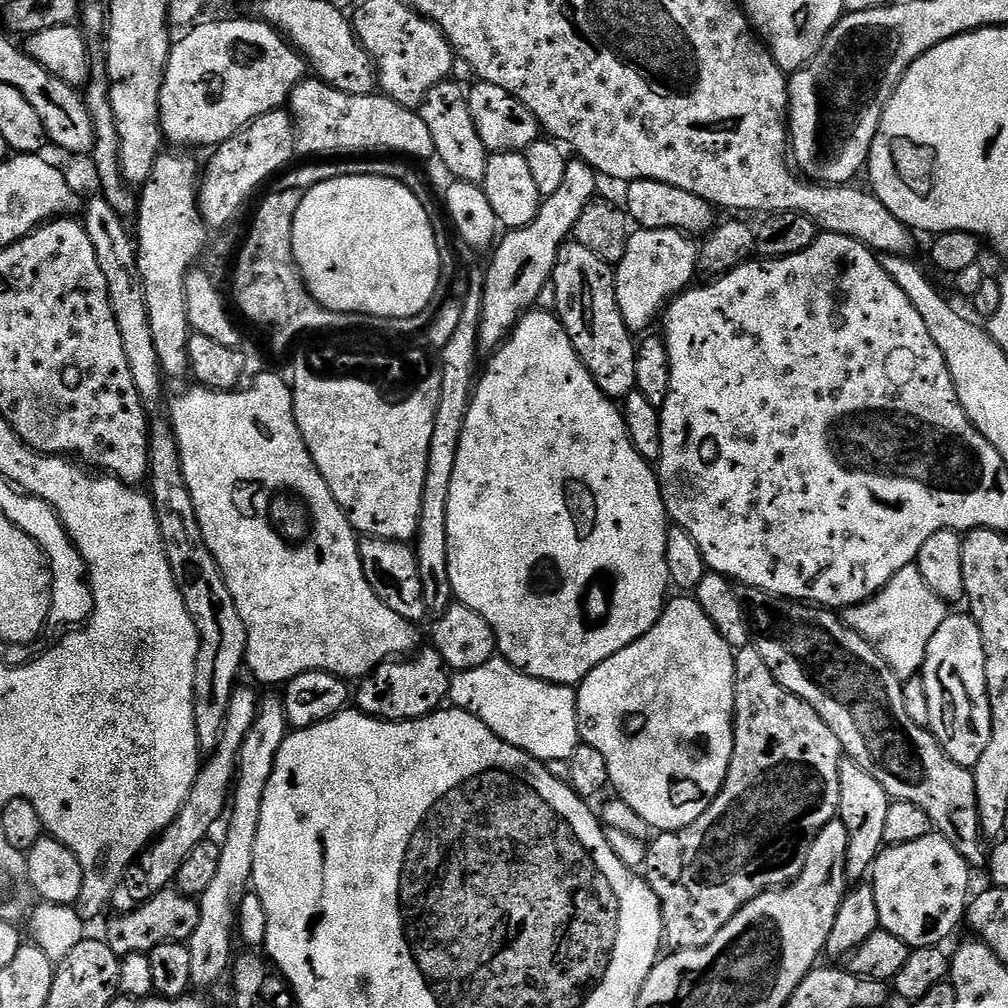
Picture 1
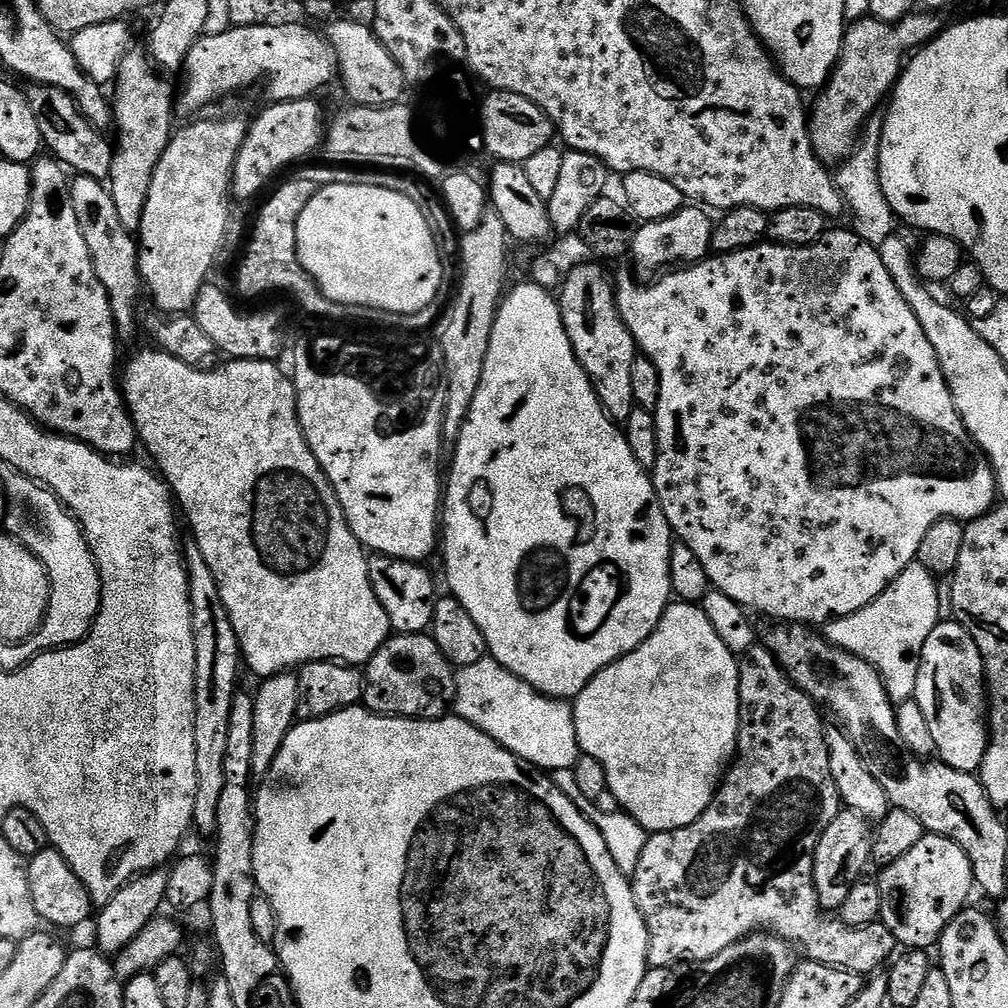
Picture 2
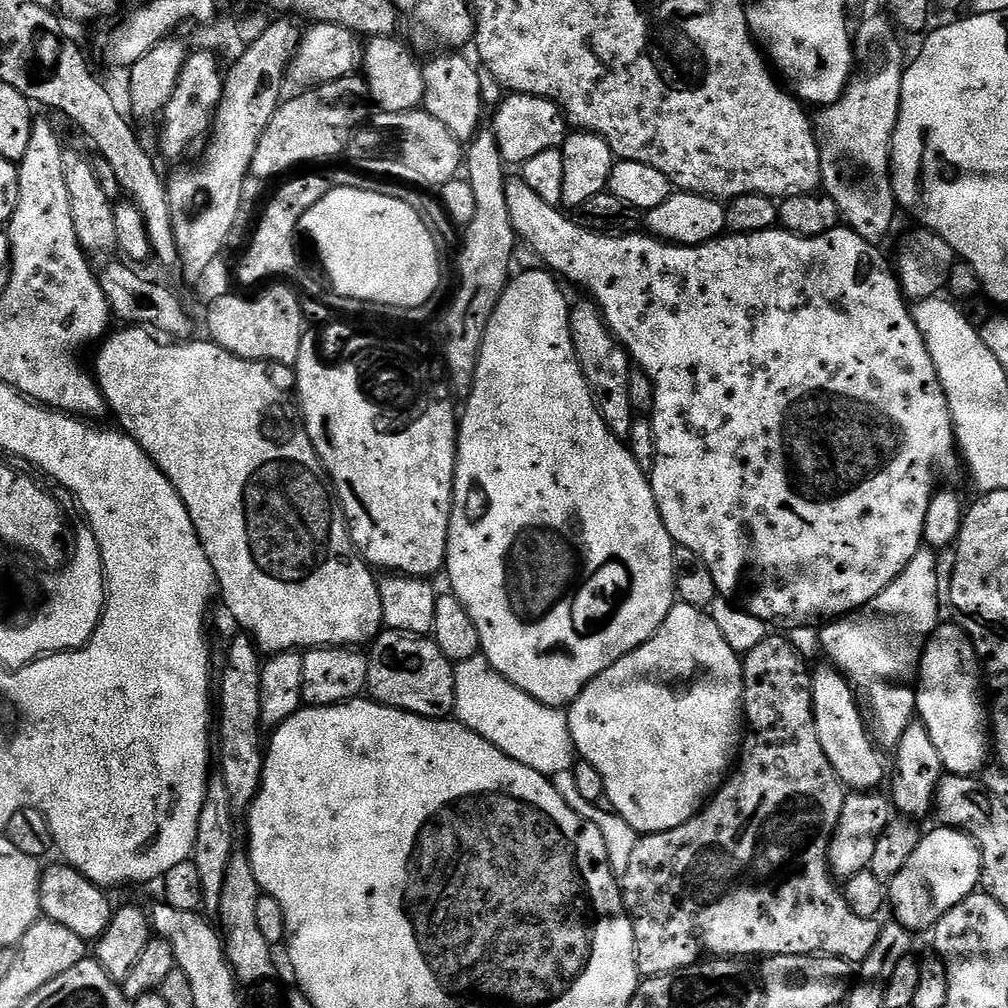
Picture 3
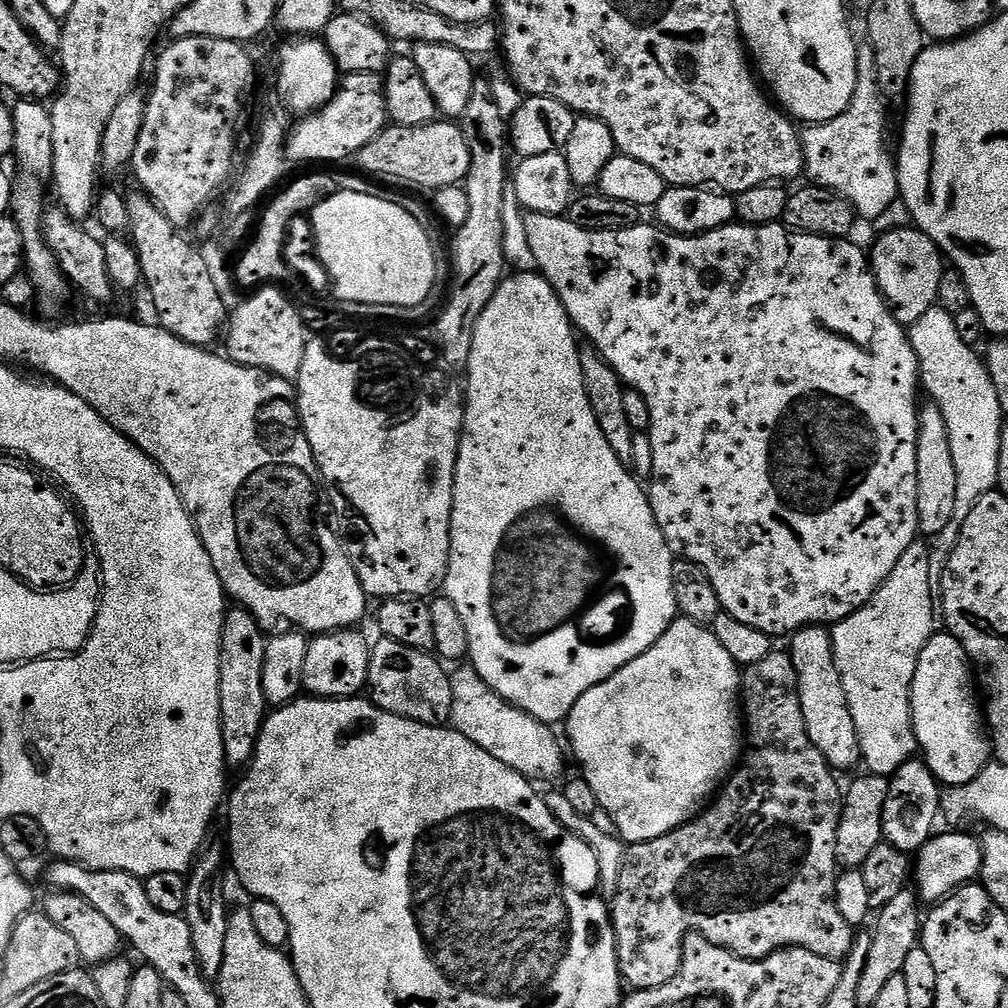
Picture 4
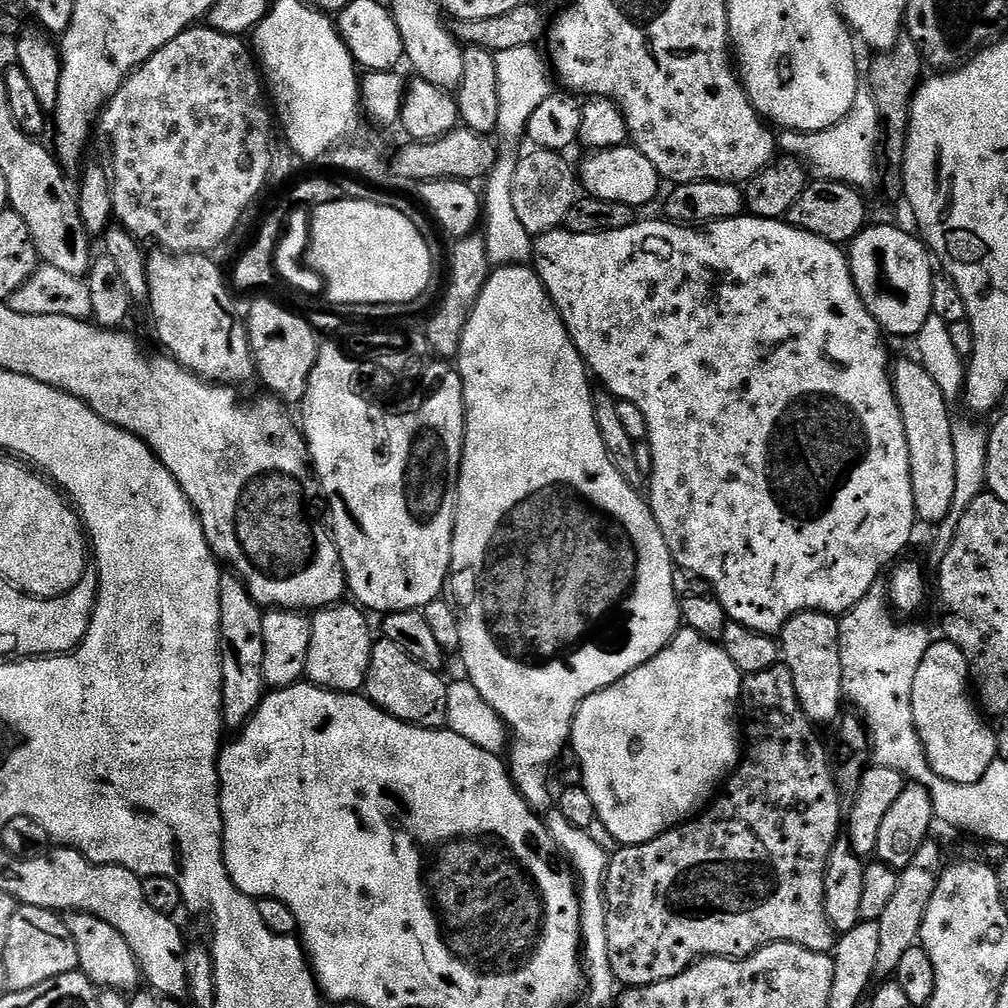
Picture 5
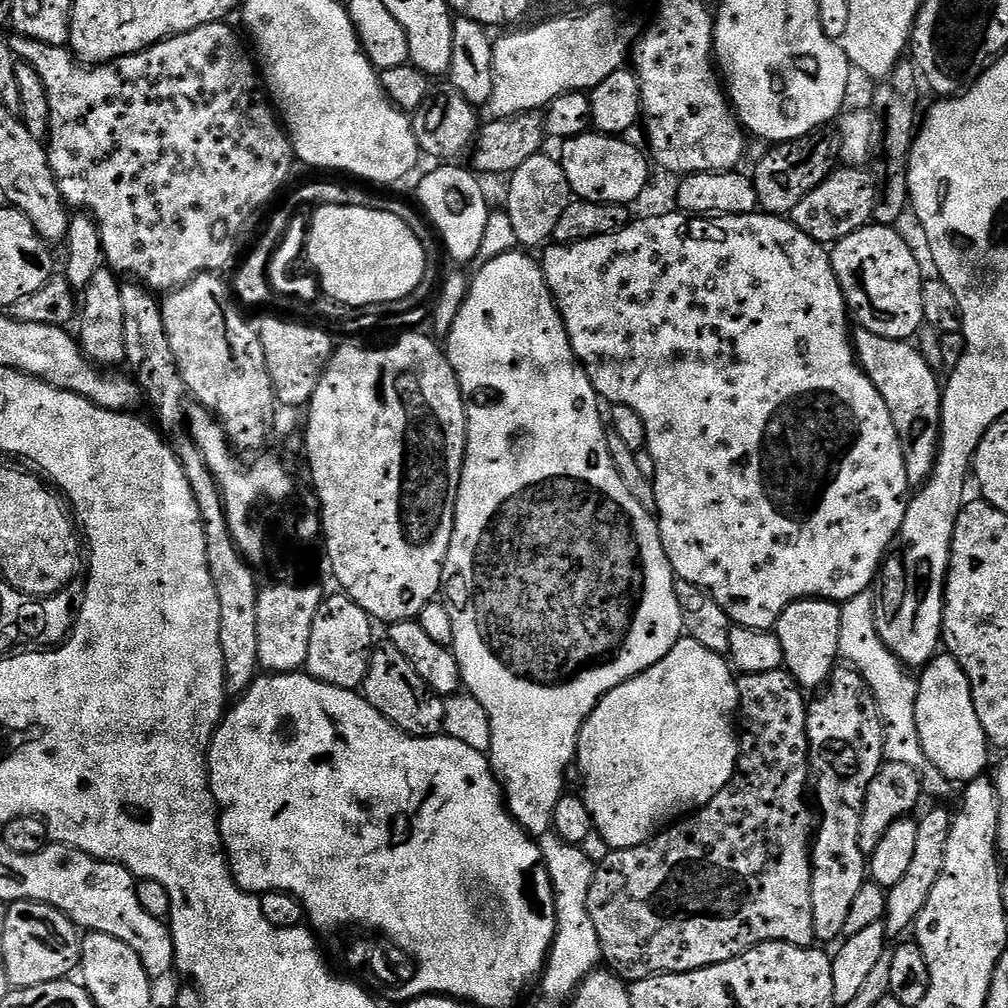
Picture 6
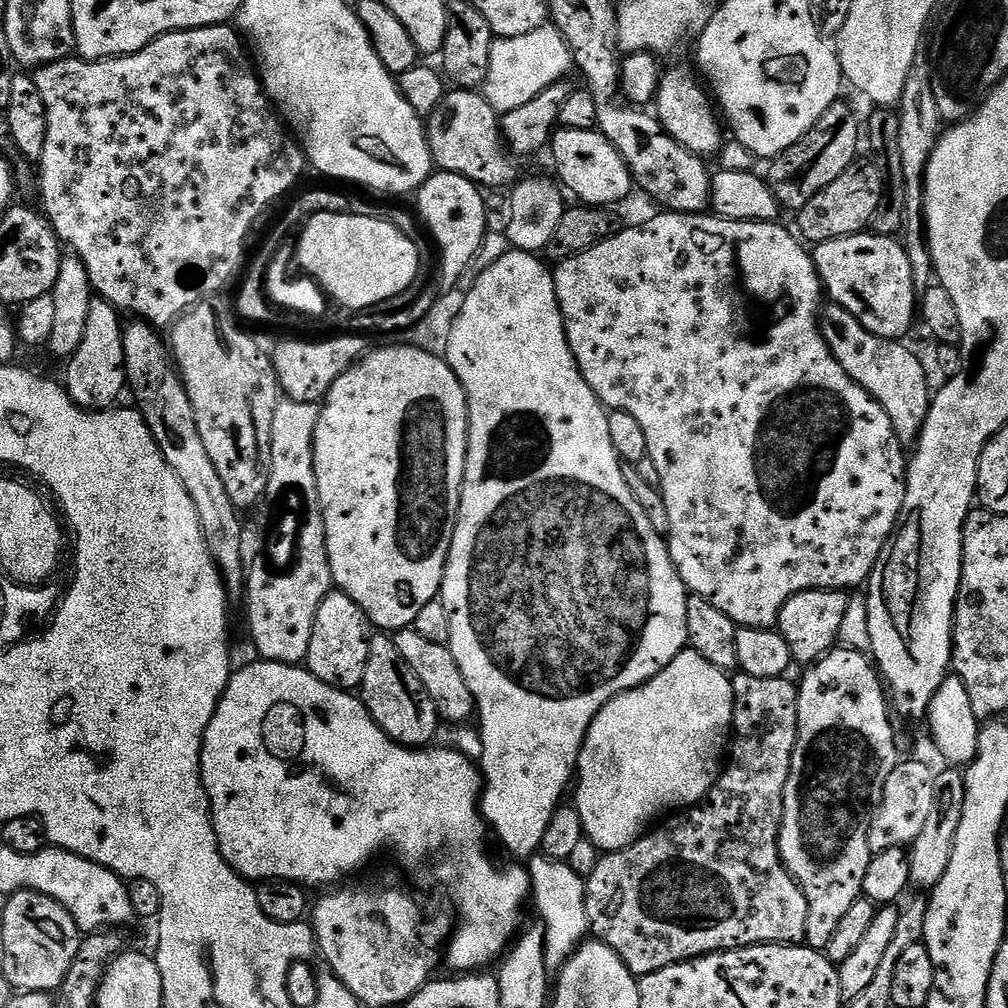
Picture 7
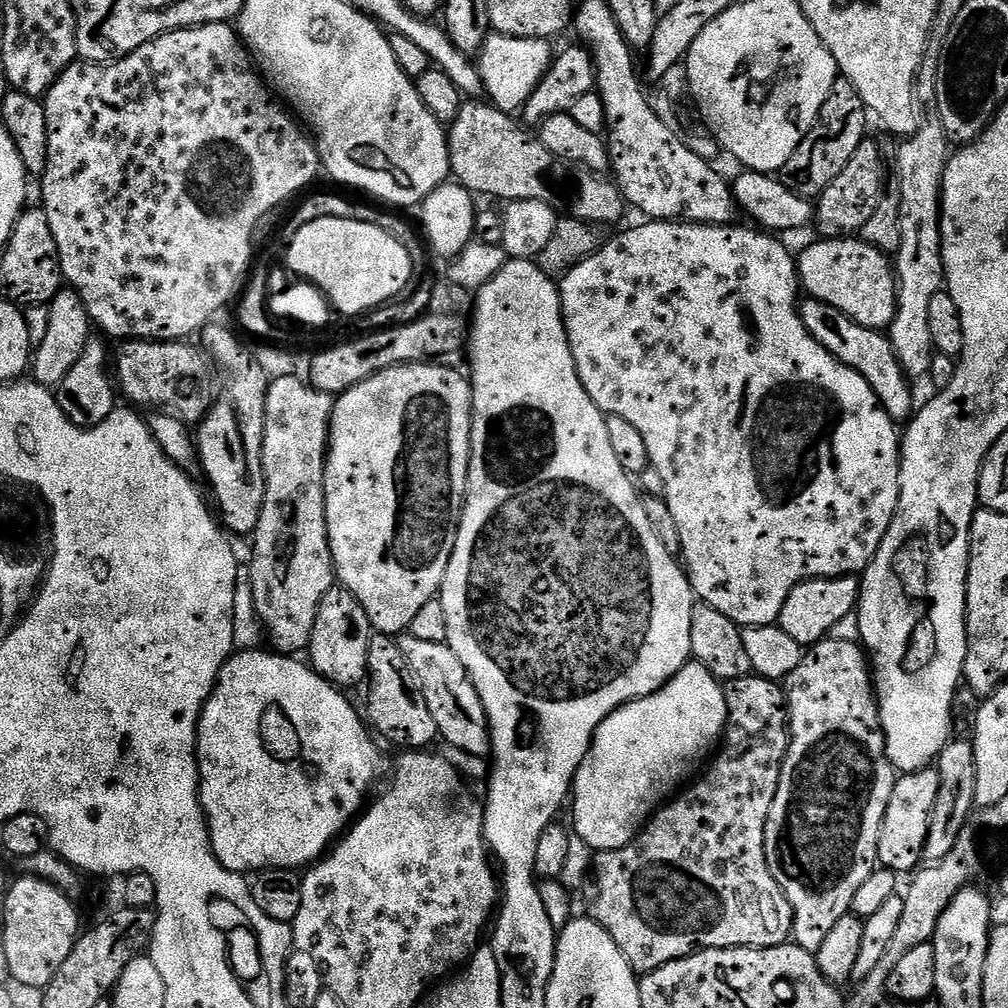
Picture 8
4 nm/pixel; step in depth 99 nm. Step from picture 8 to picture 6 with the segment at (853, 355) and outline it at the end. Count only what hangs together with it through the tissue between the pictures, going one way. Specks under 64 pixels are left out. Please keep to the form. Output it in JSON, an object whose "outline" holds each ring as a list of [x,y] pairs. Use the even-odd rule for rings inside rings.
{"outline":[[[859,326],[853,329],[852,337],[860,367],[882,394],[895,429],[898,430],[908,483],[922,486],[932,476],[940,449],[943,391],[934,374],[935,369],[926,362],[919,347],[909,341],[882,338]]]}

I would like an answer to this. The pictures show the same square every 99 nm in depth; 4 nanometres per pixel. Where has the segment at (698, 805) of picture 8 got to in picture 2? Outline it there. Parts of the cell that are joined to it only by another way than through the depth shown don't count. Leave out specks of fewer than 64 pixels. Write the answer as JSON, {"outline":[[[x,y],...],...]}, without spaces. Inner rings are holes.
{"outline":[[[763,643],[753,644],[750,650],[746,650],[739,657],[738,663],[740,665],[740,732],[736,735],[736,755],[727,769],[720,787],[716,789],[716,797],[694,822],[690,822],[690,826],[682,826],[669,832],[651,833],[638,860],[637,869],[630,875],[632,893],[648,927],[648,963],[653,968],[669,968],[681,962],[714,958],[714,954],[722,954],[722,950],[726,950],[726,946],[738,943],[742,937],[751,936],[753,932],[767,930],[788,941],[801,953],[804,951],[808,955],[805,957],[813,964],[834,966],[842,970],[850,970],[865,978],[871,977],[873,974],[879,973],[897,955],[898,945],[894,934],[882,922],[867,924],[861,928],[851,928],[843,920],[829,914],[820,904],[816,893],[814,862],[816,861],[818,842],[822,838],[826,826],[830,826],[830,822],[834,822],[834,818],[842,811],[842,801],[834,786],[834,778],[830,774],[826,723],[824,724],[823,718],[820,717],[821,709],[816,701],[811,700],[784,673],[784,667],[777,662],[774,654],[769,648],[764,647]]]}

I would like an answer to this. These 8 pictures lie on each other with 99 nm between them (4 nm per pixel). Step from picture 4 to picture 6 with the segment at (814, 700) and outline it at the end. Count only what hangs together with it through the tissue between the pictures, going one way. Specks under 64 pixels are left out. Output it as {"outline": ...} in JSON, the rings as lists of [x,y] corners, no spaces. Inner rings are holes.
{"outline":[[[799,600],[782,610],[774,631],[778,642],[782,642],[784,668],[795,678],[801,689],[820,690],[831,680],[832,671],[838,667],[841,659],[838,638],[841,622],[840,604],[834,600]]]}

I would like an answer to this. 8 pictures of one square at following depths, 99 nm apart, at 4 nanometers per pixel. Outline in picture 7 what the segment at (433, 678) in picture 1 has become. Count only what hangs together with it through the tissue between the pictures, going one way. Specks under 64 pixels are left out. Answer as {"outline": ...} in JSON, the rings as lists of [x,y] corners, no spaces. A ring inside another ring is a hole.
{"outline":[[[376,634],[370,639],[370,654],[366,662],[366,674],[362,678],[358,689],[359,699],[364,701],[366,710],[378,722],[380,729],[396,741],[397,744],[403,744],[405,748],[422,748],[431,745],[437,739],[438,729],[442,724],[442,717],[439,708],[437,708],[434,698],[426,694],[426,686],[418,682],[418,674],[406,666],[406,658],[398,654],[398,646],[395,639],[388,634]]]}

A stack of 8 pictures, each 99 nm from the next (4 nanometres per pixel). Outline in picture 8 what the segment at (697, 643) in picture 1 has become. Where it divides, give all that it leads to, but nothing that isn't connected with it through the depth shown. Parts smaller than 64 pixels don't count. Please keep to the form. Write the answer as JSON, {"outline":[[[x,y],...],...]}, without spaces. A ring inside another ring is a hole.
{"outline":[[[695,662],[684,664],[682,670],[678,670],[678,674],[674,674],[674,678],[667,680],[654,694],[615,708],[598,726],[570,789],[574,835],[582,838],[596,854],[613,852],[629,844],[656,809],[693,775],[691,772],[696,767],[699,769],[705,763],[709,753],[719,745],[727,717],[724,684],[710,674],[706,666]]]}

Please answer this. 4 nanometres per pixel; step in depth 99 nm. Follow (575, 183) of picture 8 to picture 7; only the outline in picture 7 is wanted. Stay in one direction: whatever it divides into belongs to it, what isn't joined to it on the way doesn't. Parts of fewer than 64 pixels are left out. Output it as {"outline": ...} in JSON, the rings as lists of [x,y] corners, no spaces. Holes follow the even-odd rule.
{"outline":[[[466,88],[445,91],[442,102],[426,118],[426,131],[432,163],[439,171],[458,174],[484,190],[507,189],[517,183],[517,161],[505,145],[500,116],[479,91]]]}

